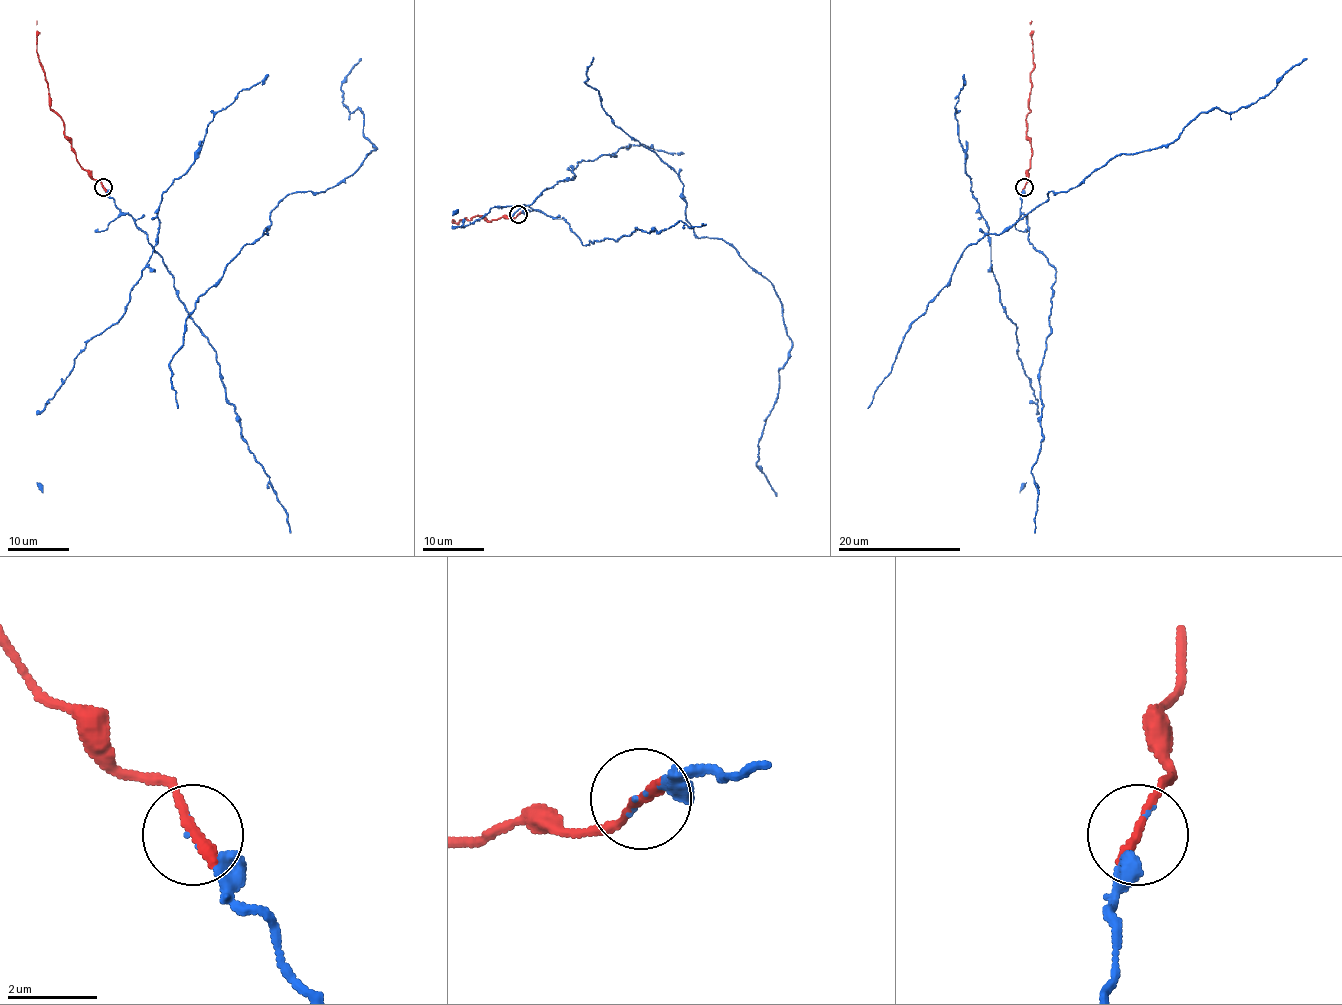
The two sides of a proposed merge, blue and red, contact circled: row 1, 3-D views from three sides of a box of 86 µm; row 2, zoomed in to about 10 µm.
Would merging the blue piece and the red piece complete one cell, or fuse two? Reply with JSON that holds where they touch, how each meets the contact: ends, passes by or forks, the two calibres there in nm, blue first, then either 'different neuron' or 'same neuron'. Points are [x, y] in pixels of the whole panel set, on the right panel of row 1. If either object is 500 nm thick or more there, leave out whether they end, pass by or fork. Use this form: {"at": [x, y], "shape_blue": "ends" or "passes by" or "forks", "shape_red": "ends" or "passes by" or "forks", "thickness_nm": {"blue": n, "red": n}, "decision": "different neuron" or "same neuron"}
{"at": [1024, 187], "shape_blue": "ends", "shape_red": "ends", "thickness_nm": {"blue": 50, "red": 280}, "decision": "same neuron"}

